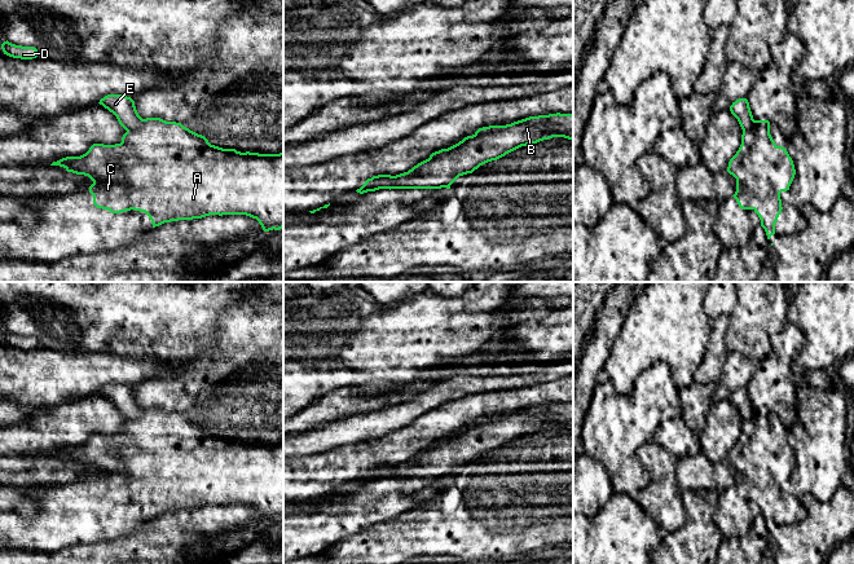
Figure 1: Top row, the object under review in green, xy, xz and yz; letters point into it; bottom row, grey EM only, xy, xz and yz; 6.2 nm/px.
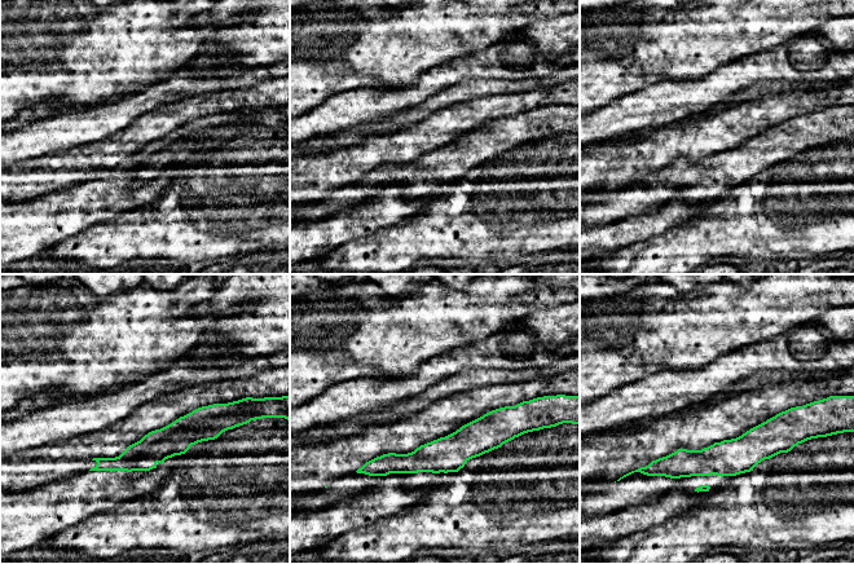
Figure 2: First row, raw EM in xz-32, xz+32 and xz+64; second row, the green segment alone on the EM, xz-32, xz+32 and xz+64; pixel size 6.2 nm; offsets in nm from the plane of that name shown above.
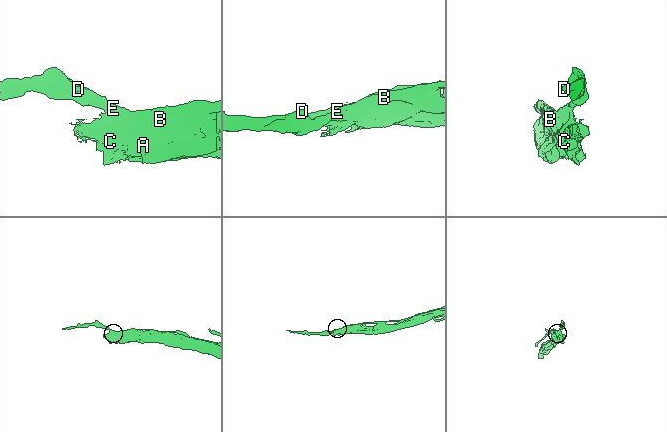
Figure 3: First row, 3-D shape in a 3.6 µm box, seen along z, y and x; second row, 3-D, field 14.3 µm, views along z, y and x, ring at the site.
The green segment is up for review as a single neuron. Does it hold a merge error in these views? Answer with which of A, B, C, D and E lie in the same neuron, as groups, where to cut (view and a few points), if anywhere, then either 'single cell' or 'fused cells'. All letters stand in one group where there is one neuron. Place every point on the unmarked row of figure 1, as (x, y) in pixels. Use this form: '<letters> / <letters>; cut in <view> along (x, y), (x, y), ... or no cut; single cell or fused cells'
A B C / D E; cut in xz along (509, 414), (474, 424); fused cells

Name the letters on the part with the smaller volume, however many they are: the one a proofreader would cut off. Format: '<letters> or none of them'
D, E

